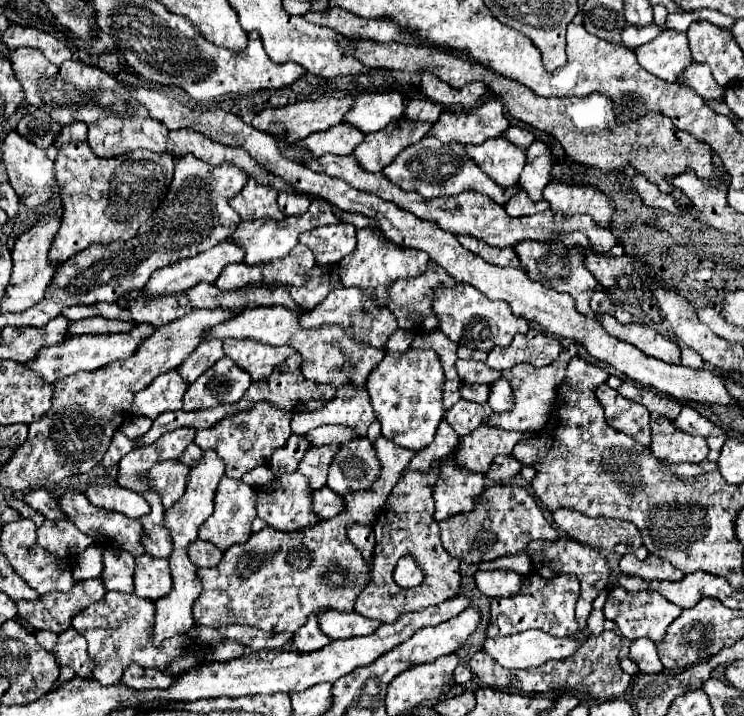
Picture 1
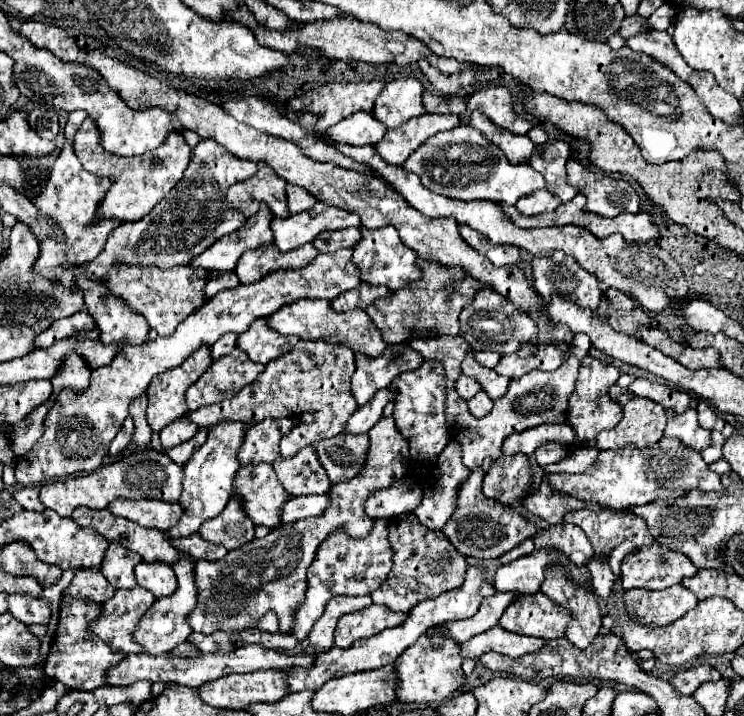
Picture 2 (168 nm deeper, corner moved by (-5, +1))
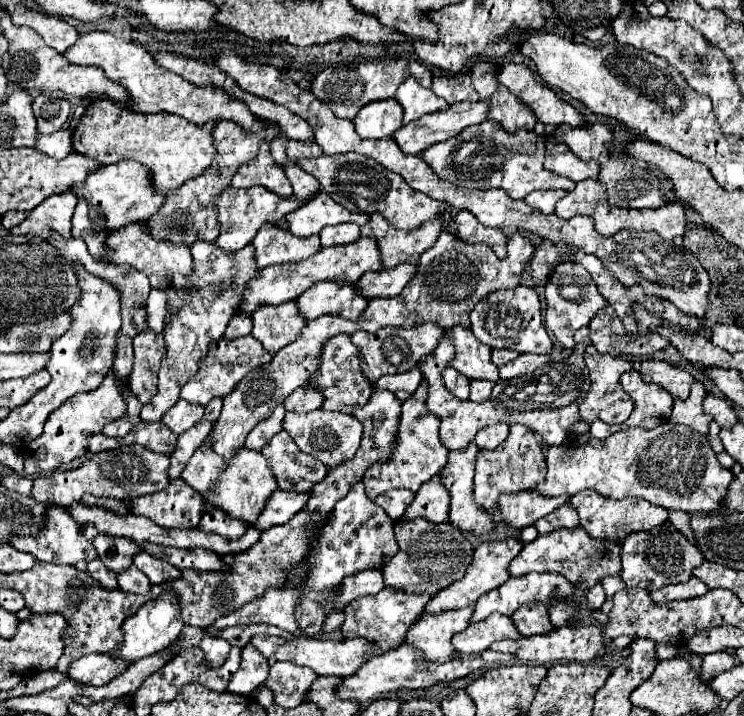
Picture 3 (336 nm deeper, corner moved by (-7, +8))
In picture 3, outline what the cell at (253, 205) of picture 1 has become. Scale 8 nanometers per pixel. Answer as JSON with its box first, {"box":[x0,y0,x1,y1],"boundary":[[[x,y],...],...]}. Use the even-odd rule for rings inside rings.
{"box":[232,141,292,197],"boundary":[[[262,141],[258,157],[250,163],[242,163],[232,179],[234,189],[246,189],[252,185],[264,185],[280,197],[292,195],[292,185],[284,175],[284,169],[274,161],[268,141]]]}

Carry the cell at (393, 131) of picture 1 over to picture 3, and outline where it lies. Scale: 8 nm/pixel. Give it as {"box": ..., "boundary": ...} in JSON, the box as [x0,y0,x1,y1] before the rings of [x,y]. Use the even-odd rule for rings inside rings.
{"box":[394,99,490,155],"boundary":[[[478,99],[476,103],[468,103],[468,101],[462,101],[462,103],[454,103],[450,105],[448,109],[444,109],[444,113],[430,113],[428,117],[424,119],[418,119],[414,123],[408,123],[404,127],[400,127],[396,133],[394,133],[394,141],[400,145],[402,153],[408,153],[408,155],[418,155],[422,153],[424,149],[428,149],[430,145],[438,143],[438,141],[446,141],[450,137],[456,137],[458,133],[462,133],[466,127],[470,125],[478,125],[482,121],[488,121],[488,109],[490,109],[490,101],[488,99]]]}

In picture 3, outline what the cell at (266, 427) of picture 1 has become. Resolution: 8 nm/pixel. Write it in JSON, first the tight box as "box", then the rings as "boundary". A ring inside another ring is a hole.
{"box":[246,405,284,451],"boundary":[[[278,405],[272,415],[264,421],[260,421],[246,437],[246,447],[248,449],[254,449],[254,451],[260,451],[280,429],[282,429],[282,419],[284,419],[284,405]]]}

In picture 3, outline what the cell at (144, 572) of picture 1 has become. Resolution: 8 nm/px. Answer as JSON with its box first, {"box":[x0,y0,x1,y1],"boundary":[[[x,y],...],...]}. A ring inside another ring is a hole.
{"box":[134,551,180,583],"boundary":[[[140,551],[136,557],[134,557],[134,565],[150,579],[150,583],[166,583],[166,581],[174,581],[174,579],[180,579],[180,571],[172,565],[168,565],[166,561],[158,559],[158,557],[152,557],[150,553],[146,551]]]}

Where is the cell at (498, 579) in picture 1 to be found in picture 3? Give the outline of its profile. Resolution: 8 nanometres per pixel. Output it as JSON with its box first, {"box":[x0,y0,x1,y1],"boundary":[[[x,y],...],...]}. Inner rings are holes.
{"box":[510,527,622,589],"boundary":[[[582,527],[574,529],[556,529],[548,535],[538,535],[532,543],[528,543],[518,557],[510,565],[510,575],[512,577],[522,577],[526,573],[548,573],[548,571],[558,571],[568,581],[572,581],[578,589],[590,589],[604,575],[618,575],[622,571],[620,563],[620,543],[614,543],[610,539],[596,539],[590,537]]]}

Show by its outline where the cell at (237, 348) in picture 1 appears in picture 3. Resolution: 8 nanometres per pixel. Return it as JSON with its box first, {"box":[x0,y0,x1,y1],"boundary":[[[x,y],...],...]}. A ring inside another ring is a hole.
{"box":[252,299,306,355],"boundary":[[[296,299],[288,301],[286,305],[260,305],[252,313],[252,321],[252,335],[264,345],[270,355],[292,343],[306,323],[306,319],[298,313]]]}

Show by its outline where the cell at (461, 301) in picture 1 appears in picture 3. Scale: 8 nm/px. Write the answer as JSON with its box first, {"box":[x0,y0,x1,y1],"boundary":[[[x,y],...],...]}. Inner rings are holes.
{"box":[472,285,552,353],"boundary":[[[518,285],[514,289],[506,289],[500,293],[490,293],[484,301],[480,301],[472,313],[472,331],[474,335],[492,349],[516,349],[520,353],[550,353],[552,339],[542,321],[542,307],[536,291],[526,285]]]}

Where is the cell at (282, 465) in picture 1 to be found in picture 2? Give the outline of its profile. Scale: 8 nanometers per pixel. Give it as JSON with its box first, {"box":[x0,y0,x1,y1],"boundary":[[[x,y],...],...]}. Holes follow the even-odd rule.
{"box":[186,340,356,456],"boundary":[[[300,340],[290,354],[280,356],[278,360],[272,360],[266,366],[266,370],[258,376],[258,380],[254,380],[254,384],[248,384],[246,388],[242,388],[242,392],[238,392],[238,396],[222,400],[220,404],[212,404],[212,406],[188,412],[186,418],[200,428],[212,428],[216,422],[260,422],[264,418],[298,418],[300,414],[310,412],[316,418],[312,424],[296,424],[296,428],[288,436],[282,438],[280,454],[296,456],[296,452],[302,450],[304,446],[312,446],[324,438],[330,438],[330,436],[336,436],[342,432],[342,428],[346,426],[346,418],[350,418],[350,414],[356,410],[354,398],[350,396],[350,390],[348,390],[352,372],[354,372],[354,354],[350,352],[350,348],[342,348],[342,346],[334,346],[334,344],[326,344],[326,342],[318,342],[318,340],[316,342]]]}

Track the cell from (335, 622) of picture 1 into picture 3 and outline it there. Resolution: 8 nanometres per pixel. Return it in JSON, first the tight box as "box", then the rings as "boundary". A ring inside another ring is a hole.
{"box":[342,587,432,651],"boundary":[[[392,587],[382,589],[378,595],[358,597],[356,601],[350,601],[346,605],[346,609],[344,609],[346,621],[342,625],[342,635],[344,635],[344,639],[348,639],[348,637],[364,637],[364,639],[376,643],[382,651],[394,649],[394,647],[404,643],[408,625],[412,625],[412,621],[424,611],[428,599],[432,599],[432,597],[404,593],[404,591],[392,589]]]}

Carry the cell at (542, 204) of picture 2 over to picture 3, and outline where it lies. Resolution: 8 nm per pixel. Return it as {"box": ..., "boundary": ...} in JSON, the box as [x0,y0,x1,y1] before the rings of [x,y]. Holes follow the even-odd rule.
{"box":[524,189,566,213],"boundary":[[[548,189],[548,191],[532,191],[524,201],[534,207],[540,209],[542,213],[554,213],[556,203],[566,195],[566,191],[562,189]]]}

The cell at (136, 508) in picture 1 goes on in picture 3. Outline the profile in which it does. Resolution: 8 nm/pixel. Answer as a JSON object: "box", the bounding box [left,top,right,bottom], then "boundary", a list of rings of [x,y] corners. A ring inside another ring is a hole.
{"box":[132,479,204,529],"boundary":[[[174,479],[170,481],[170,487],[160,493],[132,501],[132,513],[144,515],[166,529],[194,529],[204,511],[204,499],[190,485],[184,485],[184,479]]]}

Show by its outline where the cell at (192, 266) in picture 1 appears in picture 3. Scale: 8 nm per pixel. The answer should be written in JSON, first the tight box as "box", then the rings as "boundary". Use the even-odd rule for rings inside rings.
{"box":[216,185,310,253],"boundary":[[[256,185],[250,189],[234,189],[228,187],[224,189],[218,199],[216,199],[216,207],[218,207],[218,221],[220,221],[220,237],[216,239],[216,245],[228,253],[234,253],[242,247],[246,247],[248,243],[252,243],[252,239],[256,237],[258,229],[264,223],[274,223],[280,225],[282,229],[288,229],[288,221],[286,215],[296,211],[302,203],[308,203],[310,199],[304,201],[296,201],[296,197],[278,197],[276,193],[272,193],[270,189]]]}

